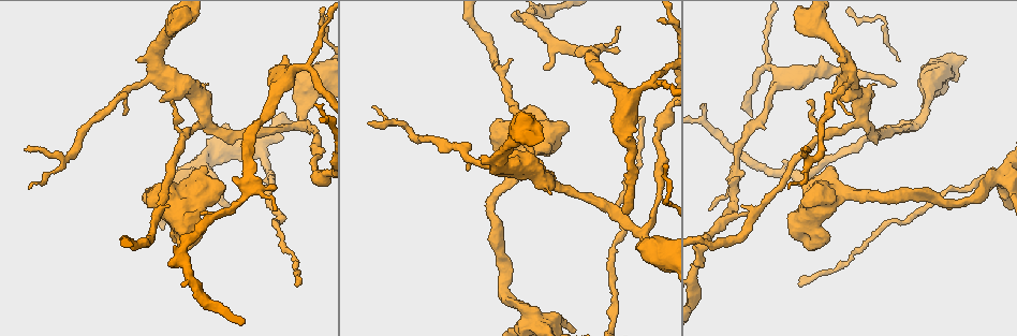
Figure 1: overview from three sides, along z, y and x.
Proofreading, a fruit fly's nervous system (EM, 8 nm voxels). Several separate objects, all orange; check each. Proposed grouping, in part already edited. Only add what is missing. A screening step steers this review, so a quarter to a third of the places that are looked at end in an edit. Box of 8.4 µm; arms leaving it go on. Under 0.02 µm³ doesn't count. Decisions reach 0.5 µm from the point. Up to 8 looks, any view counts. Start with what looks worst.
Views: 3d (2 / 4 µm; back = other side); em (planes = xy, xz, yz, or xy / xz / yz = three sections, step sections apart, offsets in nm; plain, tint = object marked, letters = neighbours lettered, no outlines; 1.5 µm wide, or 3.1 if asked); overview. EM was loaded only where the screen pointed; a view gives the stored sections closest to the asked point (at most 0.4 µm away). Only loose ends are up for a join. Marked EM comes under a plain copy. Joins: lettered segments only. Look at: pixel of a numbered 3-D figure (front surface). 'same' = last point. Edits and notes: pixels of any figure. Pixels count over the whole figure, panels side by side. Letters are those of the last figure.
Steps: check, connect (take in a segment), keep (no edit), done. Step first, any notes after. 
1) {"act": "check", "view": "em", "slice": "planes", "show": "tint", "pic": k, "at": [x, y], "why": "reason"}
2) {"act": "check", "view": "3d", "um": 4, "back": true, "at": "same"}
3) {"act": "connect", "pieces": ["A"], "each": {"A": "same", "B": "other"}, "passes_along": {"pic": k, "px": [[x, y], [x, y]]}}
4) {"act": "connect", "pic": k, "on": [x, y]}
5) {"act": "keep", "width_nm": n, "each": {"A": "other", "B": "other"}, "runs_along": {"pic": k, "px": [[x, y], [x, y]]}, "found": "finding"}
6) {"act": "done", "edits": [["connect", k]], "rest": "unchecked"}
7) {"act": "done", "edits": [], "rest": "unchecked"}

{"act": "check", "view": "em", "slice": "planes", "show": "letters", "pic": 1, "at": [624, 213], "why": "branch stops here"}

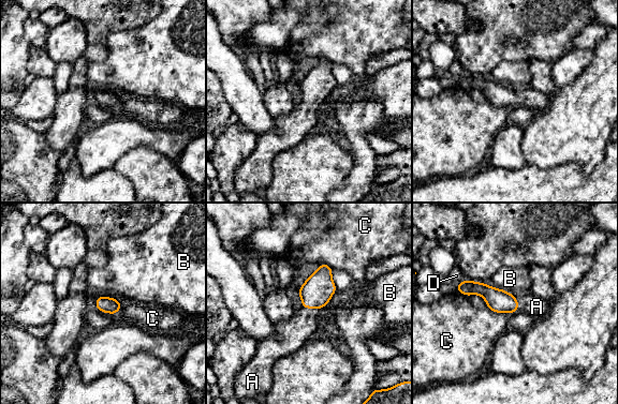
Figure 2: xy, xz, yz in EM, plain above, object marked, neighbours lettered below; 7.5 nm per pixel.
{"act": "connect", "pieces": ["A"], "each": {"A": "same", "B": "other", "C": "other", "D": "other"}, "found": "it goes on there"}

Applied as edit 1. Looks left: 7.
{"act": "check", "view": "overview"}

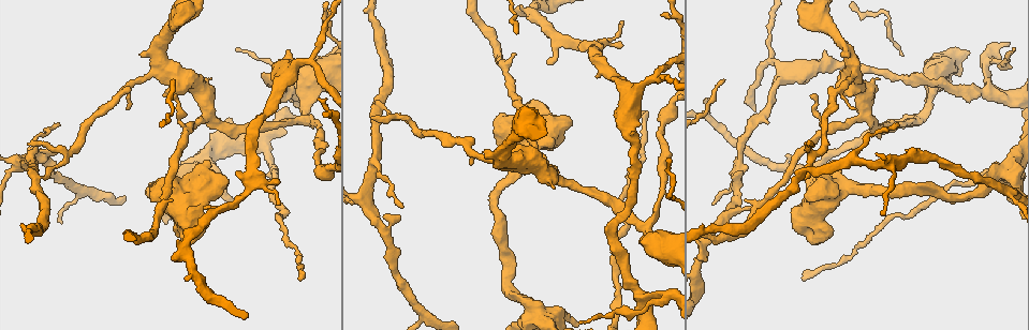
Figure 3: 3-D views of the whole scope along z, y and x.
{"act": "check", "view": "3d", "um": 2, "pic": 3, "at": [803, 281], "why": "end of a long branch"}

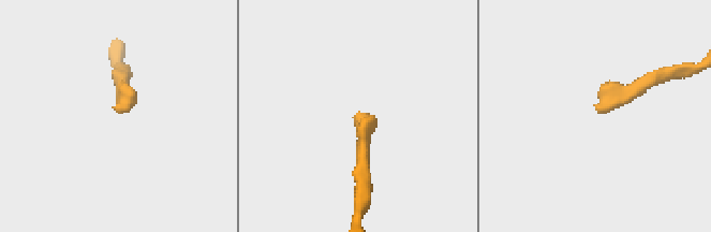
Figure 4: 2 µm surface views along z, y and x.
{"act": "check", "view": "em", "slice": "planes", "show": "letters", "pic": 4, "at": [121, 111]}

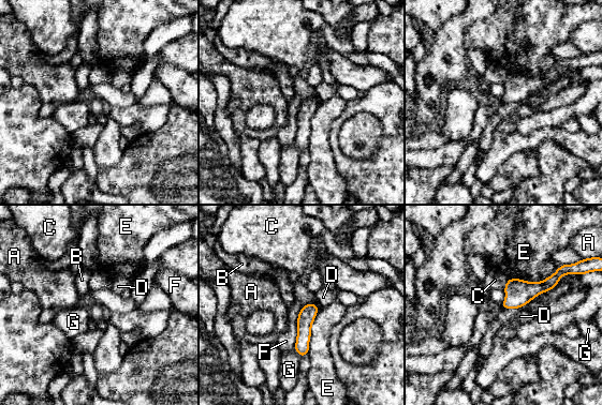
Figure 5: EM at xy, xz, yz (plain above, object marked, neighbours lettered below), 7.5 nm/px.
{"act": "keep", "each": {"A": "other", "B": "other", "C": "other", "D": "other", "E": "other", "F": "other", "G": "other"}, "border": {"pic": 5, "px": [[293, 348], [300, 357]]}, "found": "no lettered segment goes on from it"}

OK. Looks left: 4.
{"act": "check", "view": "3d", "um": 2, "back": true, "pic": 3, "at": [394, 219], "why": "an open end"}

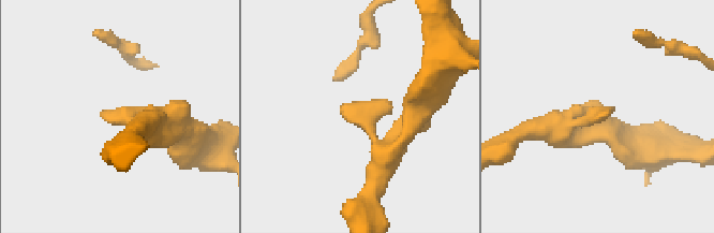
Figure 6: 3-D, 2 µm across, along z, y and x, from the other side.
{"act": "check", "view": "em", "slice": "planes", "show": "letters", "pic": 6, "at": [356, 118], "arm_widths_nm": [170, 220], "why": "shape alone is not enough"}

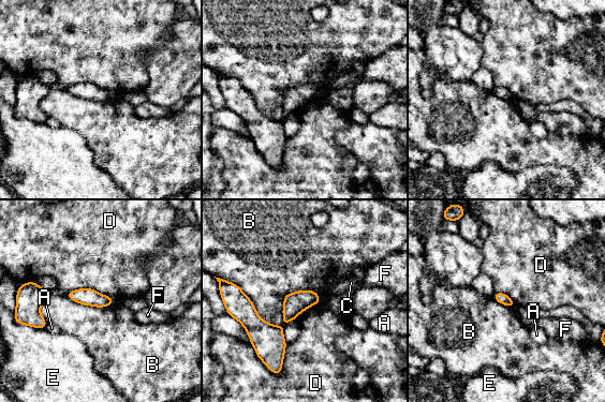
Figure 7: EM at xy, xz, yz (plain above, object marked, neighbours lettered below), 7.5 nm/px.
{"act": "keep", "longest_contact_nm": ["D", 380], "each": {"A": "other", "B": "other", "C": "other", "D": "other", "E": "other", "F": "other"}, "found": "none of them fits"}

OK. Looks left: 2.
{"act": "done", "edits": [["connect", 2]], "rest": "unchecked"}

